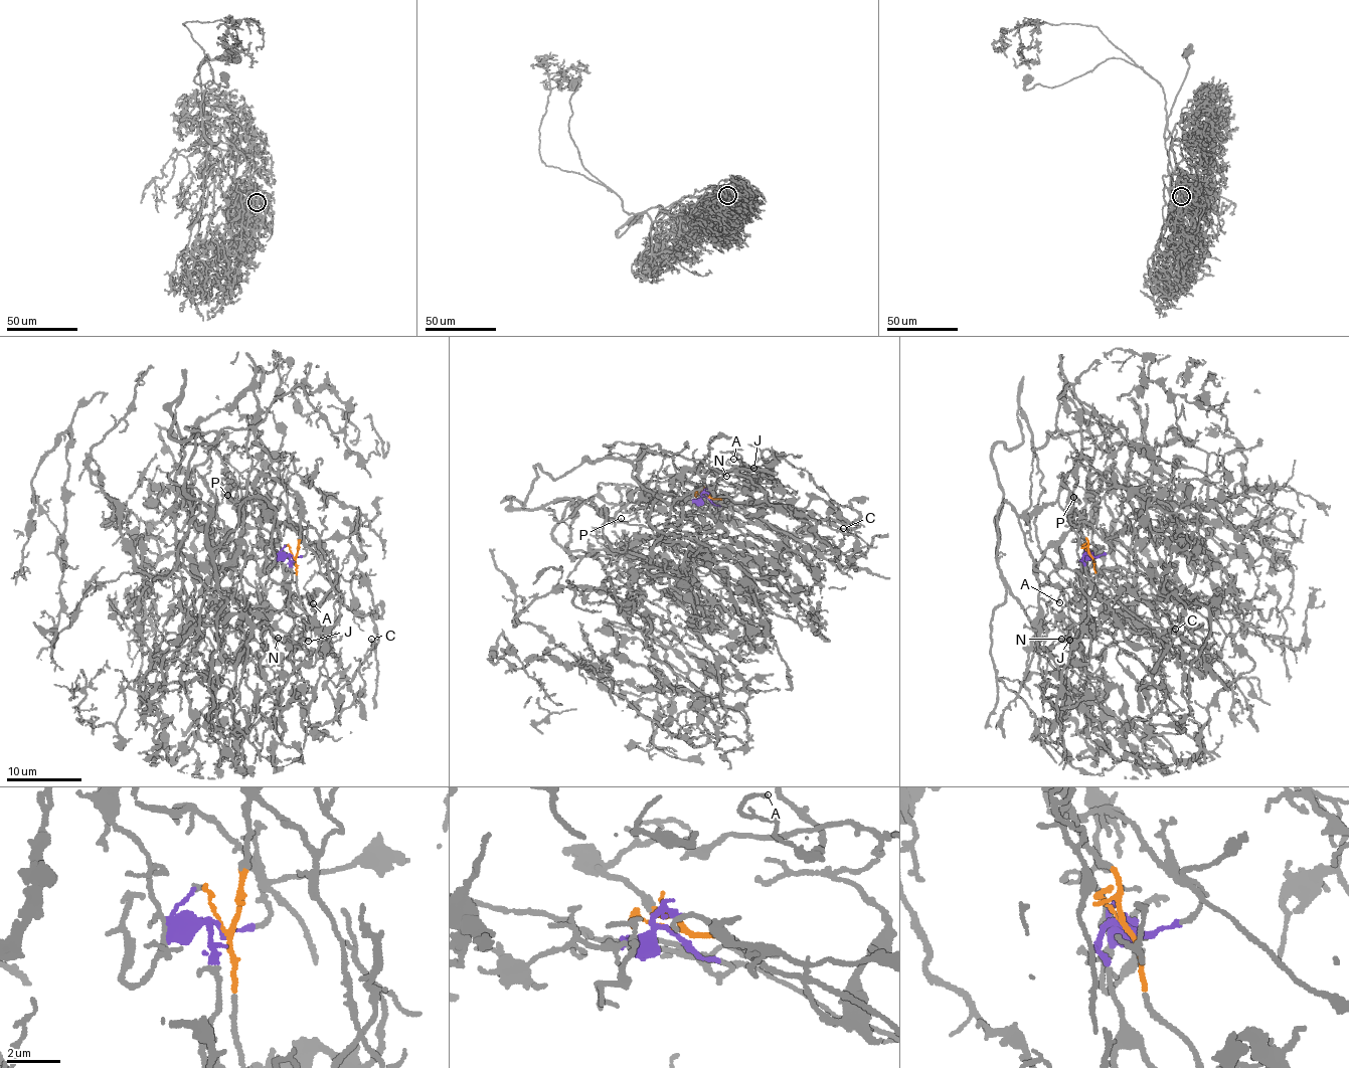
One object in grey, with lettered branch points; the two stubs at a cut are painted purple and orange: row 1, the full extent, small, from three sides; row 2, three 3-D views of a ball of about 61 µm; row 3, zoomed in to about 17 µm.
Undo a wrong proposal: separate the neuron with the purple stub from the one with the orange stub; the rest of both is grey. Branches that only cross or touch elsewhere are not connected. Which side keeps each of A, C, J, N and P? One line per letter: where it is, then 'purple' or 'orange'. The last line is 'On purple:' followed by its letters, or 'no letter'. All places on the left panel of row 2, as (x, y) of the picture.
A: (313, 603) | purple
C: (371, 639) | purple
J: (308, 641) | purple
N: (278, 638) | purple
P: (227, 495) | orange
On purple: A, C, J, N

